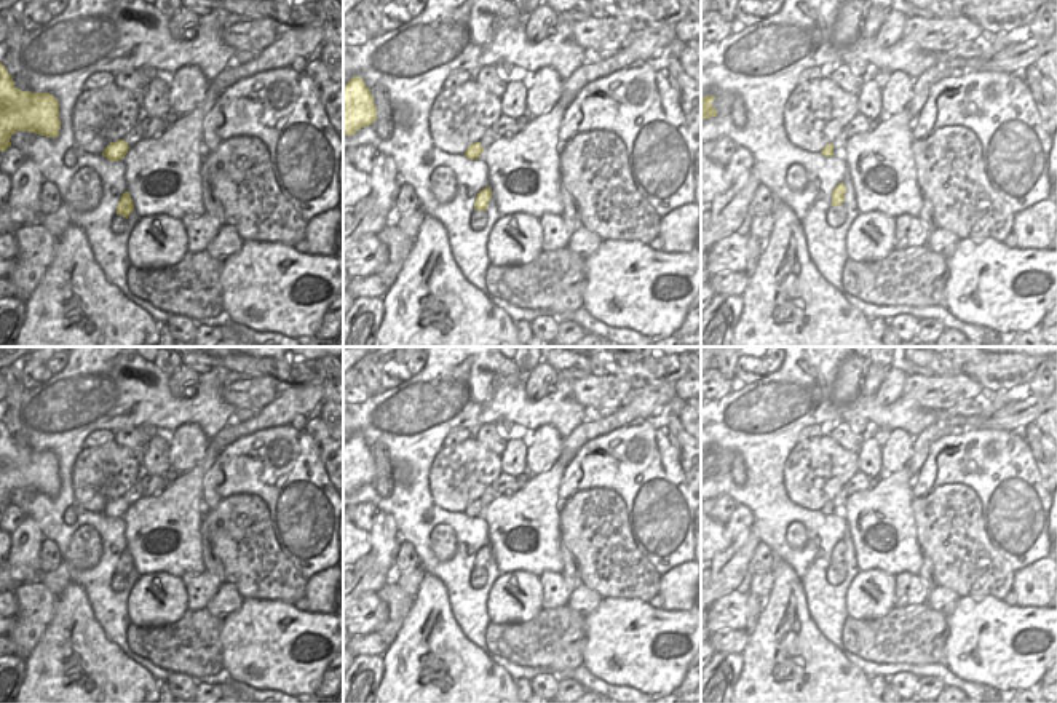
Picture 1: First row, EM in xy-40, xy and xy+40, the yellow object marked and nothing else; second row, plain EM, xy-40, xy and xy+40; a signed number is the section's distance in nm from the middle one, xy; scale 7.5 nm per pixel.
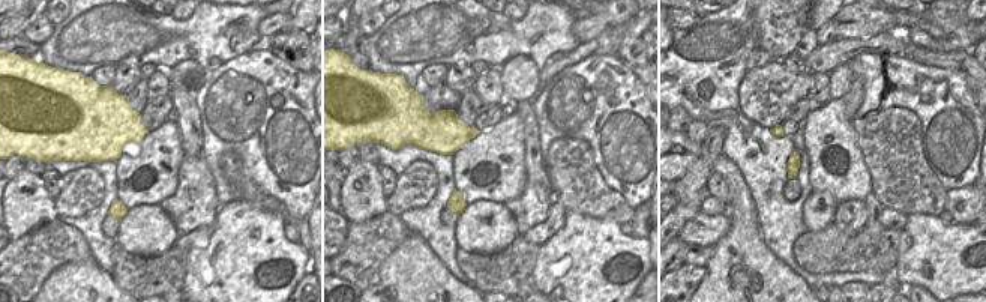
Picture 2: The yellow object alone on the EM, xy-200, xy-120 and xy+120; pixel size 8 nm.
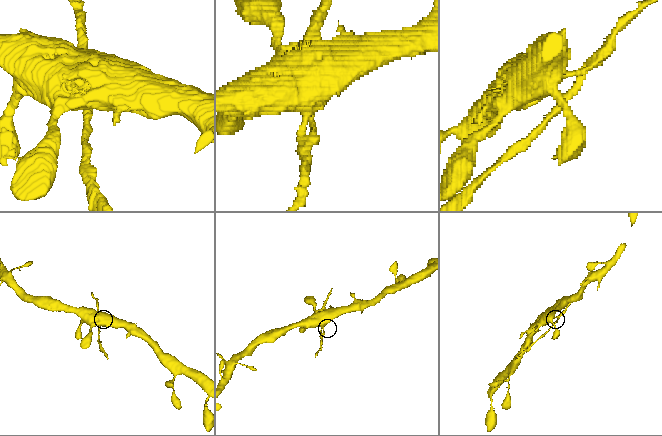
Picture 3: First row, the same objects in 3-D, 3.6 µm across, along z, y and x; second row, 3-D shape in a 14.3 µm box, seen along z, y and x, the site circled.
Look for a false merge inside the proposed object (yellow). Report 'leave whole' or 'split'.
split

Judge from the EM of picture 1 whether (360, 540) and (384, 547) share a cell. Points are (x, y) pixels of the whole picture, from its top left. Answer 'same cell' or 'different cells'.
different cells

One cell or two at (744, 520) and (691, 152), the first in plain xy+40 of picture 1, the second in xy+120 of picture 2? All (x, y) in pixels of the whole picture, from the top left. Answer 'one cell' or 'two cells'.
two cells

